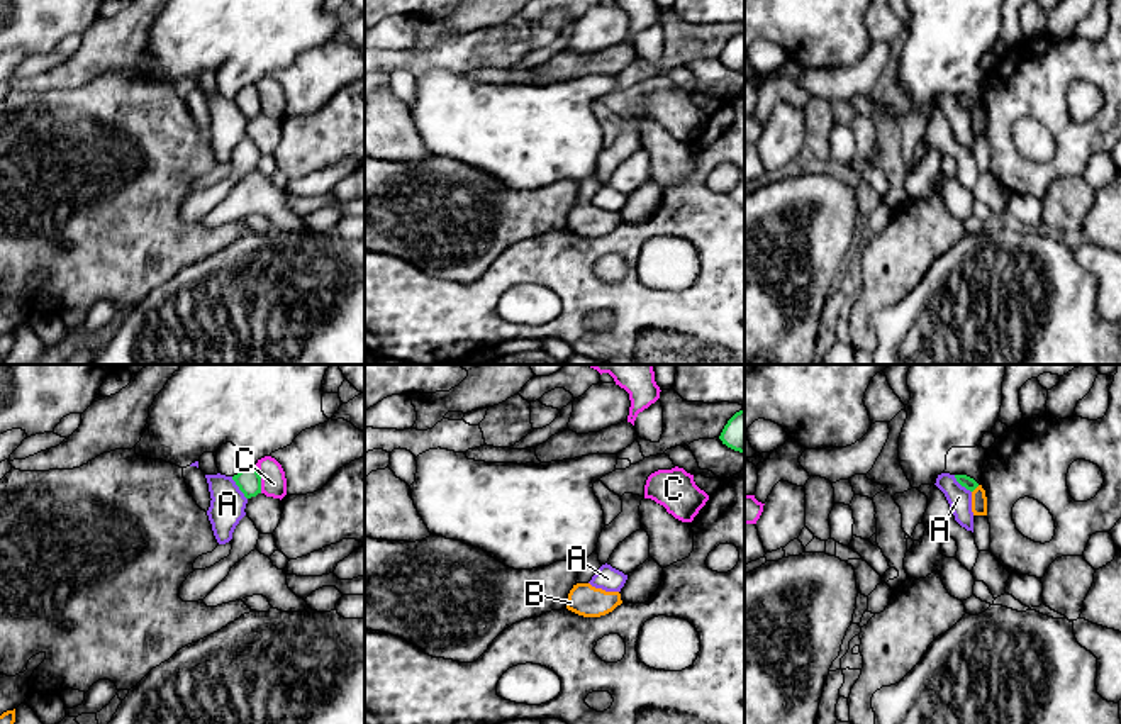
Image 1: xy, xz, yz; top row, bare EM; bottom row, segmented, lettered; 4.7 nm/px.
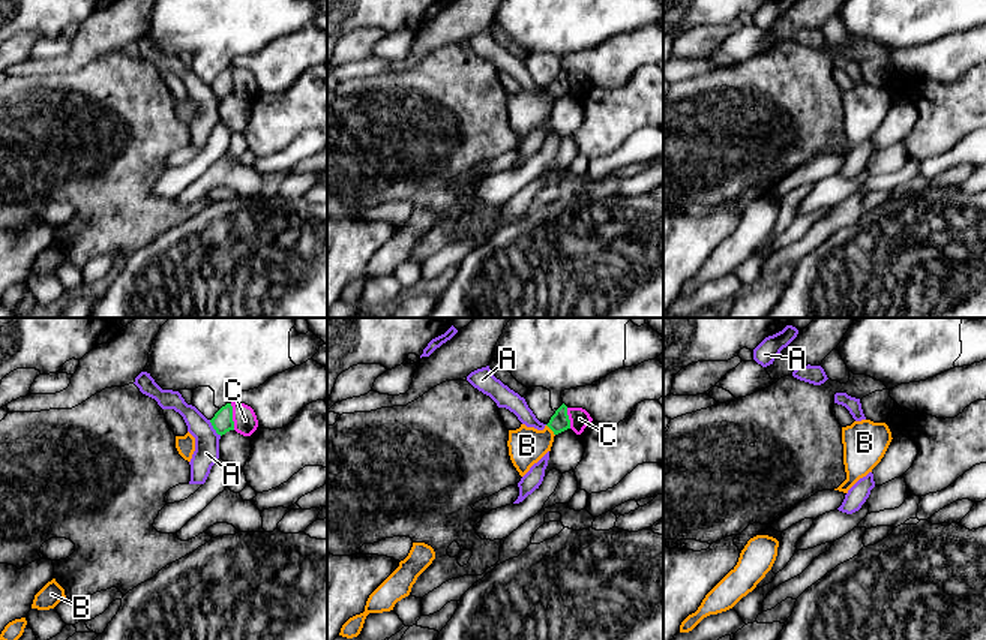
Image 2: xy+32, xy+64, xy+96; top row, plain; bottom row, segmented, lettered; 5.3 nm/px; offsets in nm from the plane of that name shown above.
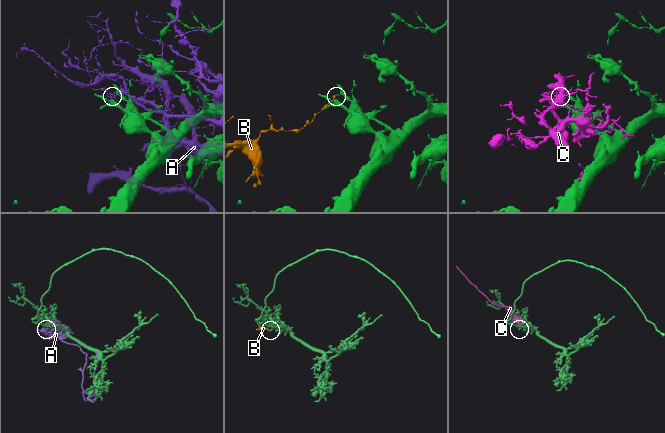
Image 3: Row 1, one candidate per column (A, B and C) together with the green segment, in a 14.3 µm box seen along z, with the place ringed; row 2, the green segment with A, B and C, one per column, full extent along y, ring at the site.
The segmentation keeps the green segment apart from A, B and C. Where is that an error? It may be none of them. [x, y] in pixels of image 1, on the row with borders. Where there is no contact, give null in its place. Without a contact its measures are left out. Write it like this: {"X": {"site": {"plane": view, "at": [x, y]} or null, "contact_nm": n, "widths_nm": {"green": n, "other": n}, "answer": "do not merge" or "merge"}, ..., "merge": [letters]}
{"A": {"site": {"plane": "xy", "at": [239, 489]}, "contact_nm": 130, "widths_nm": {"green": 120, "other": 170}, "answer": "do not merge"}, "B": {"site": {"plane": "yz", "at": [975, 487]}, "contact_nm": 50, "widths_nm": {"green": 60, "other": 80}, "answer": "do not merge"}, "C": {"site": {"plane": "xy", "at": [260, 478]}, "contact_nm": 140, "widths_nm": {"green": 120, "other": 130}, "answer": "do not merge"}, "merge": []}

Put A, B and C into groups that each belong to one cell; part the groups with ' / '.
A / B / C

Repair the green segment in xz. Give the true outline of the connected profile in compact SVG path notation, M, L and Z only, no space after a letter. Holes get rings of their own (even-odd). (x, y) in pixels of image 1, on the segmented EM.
M745 407L728 420L719 439L728 448L745 453Z

